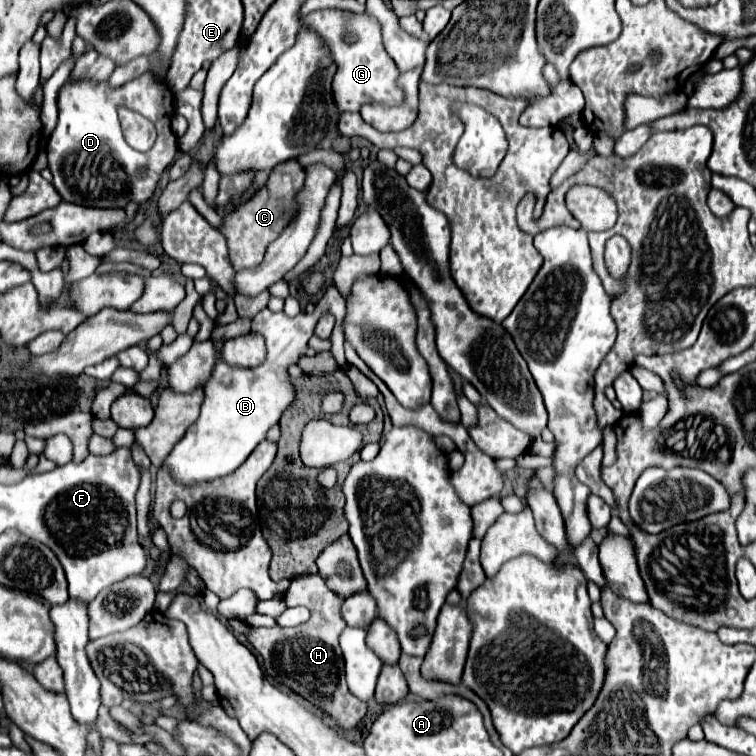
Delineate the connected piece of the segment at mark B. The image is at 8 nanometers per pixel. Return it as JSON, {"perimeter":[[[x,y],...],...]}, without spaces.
{"perimeter":[[[335,285],[326,287],[326,292],[321,297],[320,303],[315,307],[315,313],[307,314],[301,311],[295,317],[287,317],[283,311],[281,313],[273,313],[269,309],[263,309],[263,311],[259,311],[253,317],[251,331],[258,331],[262,334],[267,350],[265,363],[261,367],[257,367],[257,369],[235,369],[235,367],[227,367],[221,361],[221,345],[223,343],[215,343],[215,347],[217,347],[217,367],[215,367],[209,383],[203,389],[205,391],[205,399],[203,399],[203,405],[201,405],[201,415],[197,417],[197,421],[187,429],[187,433],[183,435],[183,439],[173,447],[173,451],[161,463],[161,469],[167,469],[167,473],[171,475],[171,479],[175,479],[177,483],[181,483],[183,487],[193,487],[193,485],[197,485],[201,481],[213,481],[213,479],[219,479],[219,477],[225,477],[225,475],[233,473],[251,455],[251,451],[265,439],[267,429],[271,425],[275,425],[279,421],[281,413],[291,405],[291,401],[293,401],[293,387],[289,383],[287,367],[291,363],[297,363],[297,359],[307,353],[307,341],[313,335],[313,329],[315,329],[317,322],[321,319],[321,315],[327,312],[332,313],[336,317],[336,323],[338,324],[336,361],[342,367],[342,365],[347,363],[344,354],[345,337],[342,325],[345,319],[345,301],[337,293]]]}

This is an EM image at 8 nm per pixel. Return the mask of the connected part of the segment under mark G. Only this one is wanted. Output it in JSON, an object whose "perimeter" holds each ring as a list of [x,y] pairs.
{"perimeter":[[[321,9],[309,13],[305,23],[327,41],[331,55],[337,63],[333,97],[339,111],[359,111],[365,103],[373,101],[387,105],[399,105],[403,101],[403,93],[395,85],[399,73],[385,71],[385,51],[381,51],[383,41],[377,19],[341,9]]]}

